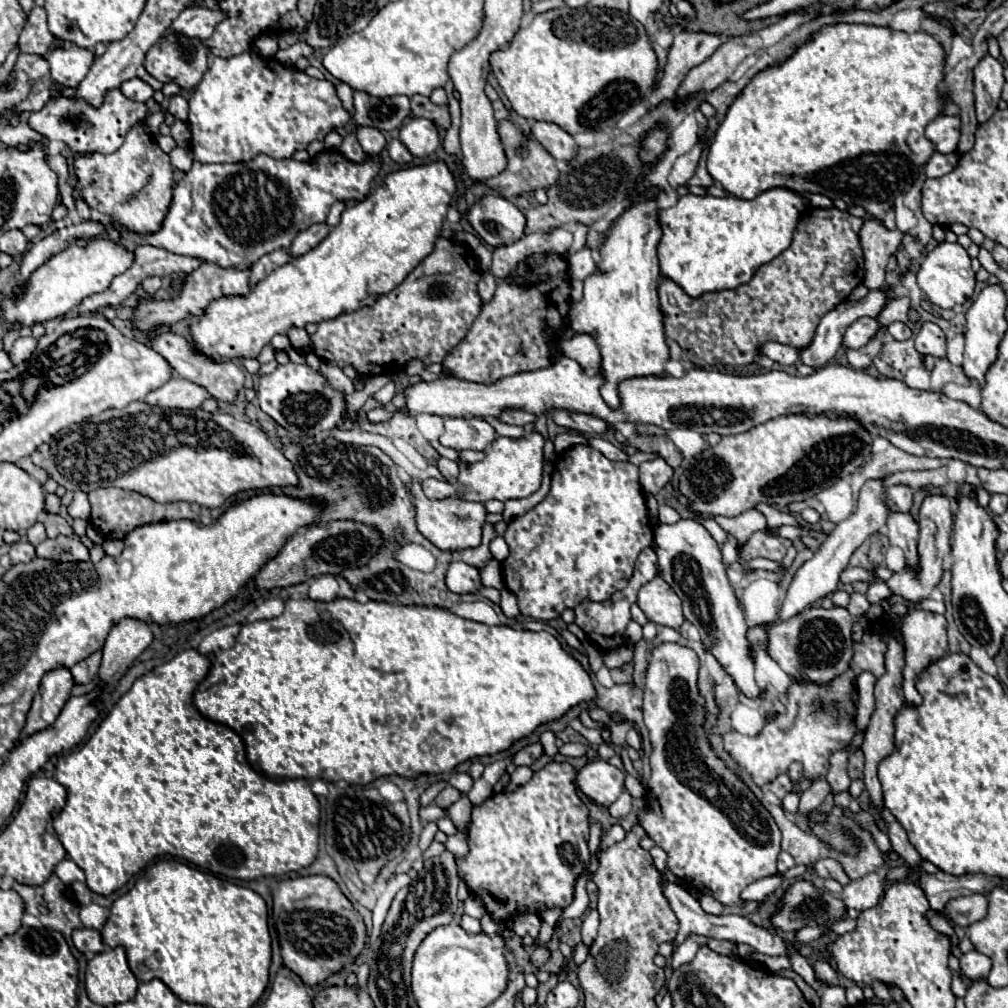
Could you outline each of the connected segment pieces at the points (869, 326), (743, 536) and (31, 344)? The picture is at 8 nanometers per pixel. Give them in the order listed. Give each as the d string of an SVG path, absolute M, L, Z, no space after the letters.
M862 317L862 319L858 319L856 323L852 323L852 325L846 329L844 347L850 347L850 349L864 347L872 337L876 337L878 329L880 329L878 319L872 319L872 317Z
M750 509L738 517L716 517L716 523L726 533L732 533L738 539L738 545L744 545L744 541L748 541L754 531L762 531L766 527L766 517L760 511Z
M18 337L10 349L10 359L14 365L20 365L24 363L36 349L38 341L34 337Z

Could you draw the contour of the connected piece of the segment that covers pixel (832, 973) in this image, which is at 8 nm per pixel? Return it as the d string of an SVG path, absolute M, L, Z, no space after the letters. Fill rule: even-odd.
M826 959L818 961L818 963L814 965L814 971L816 971L818 979L822 979L822 981L826 981L826 983L832 983L832 985L838 983L838 973L836 973L836 969L834 969Z

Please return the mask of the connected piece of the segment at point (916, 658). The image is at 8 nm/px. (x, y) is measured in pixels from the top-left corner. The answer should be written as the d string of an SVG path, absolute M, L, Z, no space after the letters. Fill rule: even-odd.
M908 609L908 613L902 617L902 637L906 643L906 667L904 667L904 703L910 707L922 705L922 697L916 691L916 681L920 673L934 661L942 659L948 653L948 641L946 641L946 619L944 615L922 611L922 609Z

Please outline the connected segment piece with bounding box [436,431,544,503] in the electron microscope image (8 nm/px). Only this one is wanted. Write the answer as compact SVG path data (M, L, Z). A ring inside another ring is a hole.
M530 433L520 437L520 439L510 439L510 437L500 437L492 441L486 457L478 463L462 465L460 453L456 449L442 447L436 443L436 449L442 457L452 459L460 467L458 475L458 489L460 489L460 499L466 501L488 501L488 499L498 499L498 501L508 501L508 499L522 499L538 491L540 479L542 479L542 463L544 463L544 437L540 433Z

